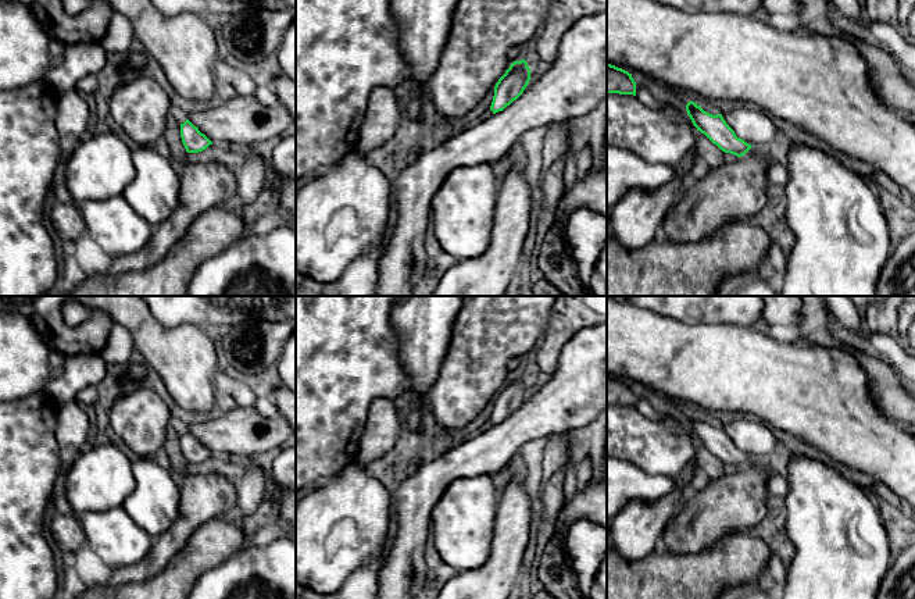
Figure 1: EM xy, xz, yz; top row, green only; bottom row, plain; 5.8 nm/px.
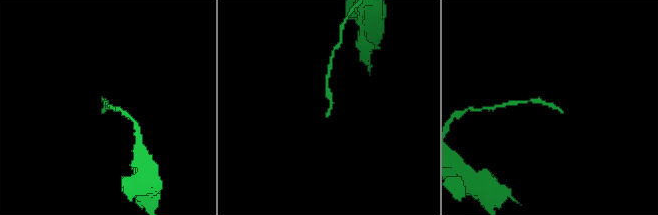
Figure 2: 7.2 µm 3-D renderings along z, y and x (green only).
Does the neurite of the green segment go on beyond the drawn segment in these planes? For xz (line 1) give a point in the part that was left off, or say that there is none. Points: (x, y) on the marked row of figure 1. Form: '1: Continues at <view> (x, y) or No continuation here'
1: No continuation here

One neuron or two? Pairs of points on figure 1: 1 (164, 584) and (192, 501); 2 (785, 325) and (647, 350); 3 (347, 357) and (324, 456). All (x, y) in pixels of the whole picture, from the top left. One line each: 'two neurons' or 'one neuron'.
1: two neurons
2: two neurons
3: one neuron

